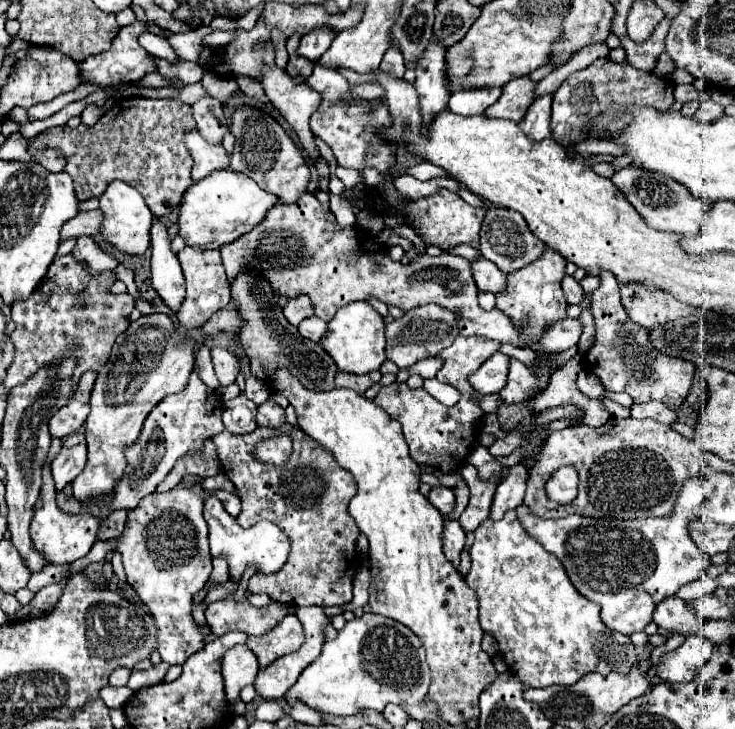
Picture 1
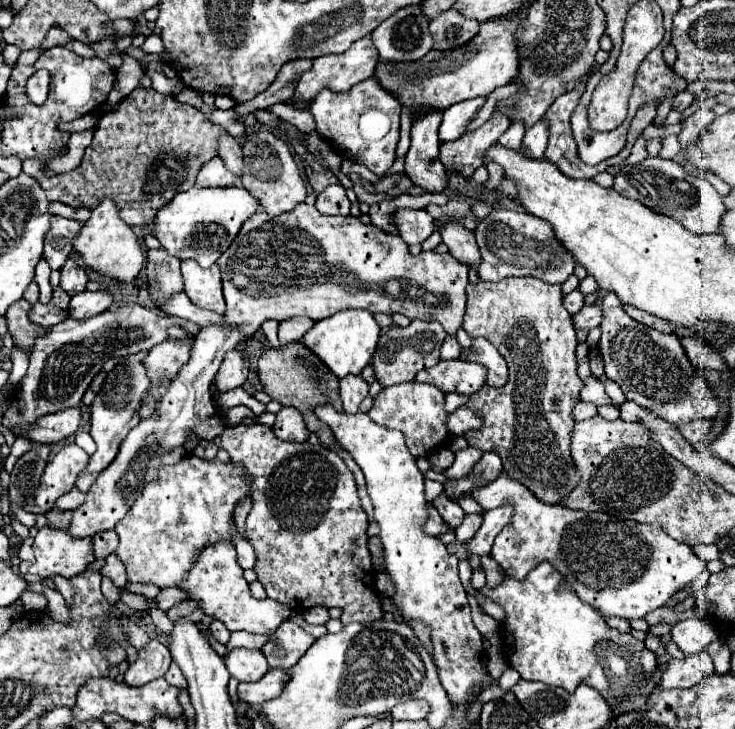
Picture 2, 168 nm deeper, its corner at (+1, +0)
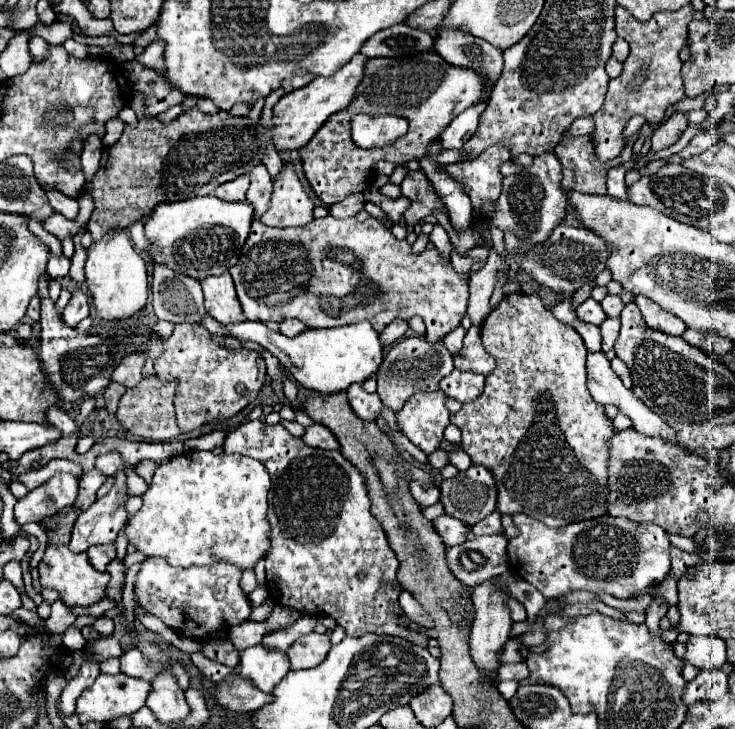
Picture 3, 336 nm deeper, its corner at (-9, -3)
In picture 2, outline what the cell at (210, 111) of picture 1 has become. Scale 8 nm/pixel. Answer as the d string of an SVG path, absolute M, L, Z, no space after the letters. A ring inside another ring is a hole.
M224 135L220 137L220 147L218 147L218 153L220 153L220 159L226 163L228 171L232 171L236 177L242 175L242 145L230 137L230 135Z

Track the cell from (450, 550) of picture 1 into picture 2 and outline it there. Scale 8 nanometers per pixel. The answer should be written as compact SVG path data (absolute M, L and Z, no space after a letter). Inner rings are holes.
M428 503L426 507L428 507L428 519L426 519L424 527L422 527L424 533L426 533L426 535L440 535L440 533L450 531L450 527L446 527L446 523L442 521L442 517L440 517L438 511L434 509L434 505Z

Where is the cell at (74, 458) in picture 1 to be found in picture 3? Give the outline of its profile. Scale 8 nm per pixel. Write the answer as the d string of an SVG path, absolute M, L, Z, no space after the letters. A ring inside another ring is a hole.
M54 474L48 482L30 490L26 498L18 500L14 506L16 522L20 526L26 522L40 522L72 506L78 496L78 480L80 478L74 474Z

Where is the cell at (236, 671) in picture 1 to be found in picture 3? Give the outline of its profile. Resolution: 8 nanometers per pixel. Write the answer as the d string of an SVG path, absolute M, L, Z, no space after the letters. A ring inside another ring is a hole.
M250 646L240 652L240 676L252 680L260 690L272 690L290 670L288 656Z

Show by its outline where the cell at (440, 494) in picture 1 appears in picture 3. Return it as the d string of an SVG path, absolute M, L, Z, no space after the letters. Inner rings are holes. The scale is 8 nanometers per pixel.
M442 514L432 524L434 524L436 532L440 532L440 536L448 548L462 544L466 540L466 534L470 532L470 526L466 526L462 520L456 520L454 516L448 516L448 514Z

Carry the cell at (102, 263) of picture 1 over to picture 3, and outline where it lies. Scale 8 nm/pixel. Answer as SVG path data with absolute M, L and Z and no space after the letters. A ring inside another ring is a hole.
M74 288L70 302L62 312L64 324L78 326L78 322L84 320L88 314L90 314L90 296L82 288Z

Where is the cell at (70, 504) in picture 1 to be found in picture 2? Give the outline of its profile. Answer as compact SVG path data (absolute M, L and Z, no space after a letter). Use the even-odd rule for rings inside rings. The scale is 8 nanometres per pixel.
M52 509L50 513L46 513L48 525L54 529L68 529L70 521L72 521L72 511L60 511L60 509Z

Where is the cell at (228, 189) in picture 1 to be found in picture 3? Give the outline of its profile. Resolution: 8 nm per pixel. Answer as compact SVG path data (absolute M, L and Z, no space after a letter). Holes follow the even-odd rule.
M214 194L198 196L182 202L164 202L146 220L144 230L152 240L154 262L176 268L196 280L212 274L222 274L238 262L240 248L244 246L254 212L246 200L240 204L224 202Z

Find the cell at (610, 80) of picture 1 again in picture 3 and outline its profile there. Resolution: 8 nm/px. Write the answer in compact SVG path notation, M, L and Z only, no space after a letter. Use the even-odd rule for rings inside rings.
M562 136L560 144L554 148L554 154L562 164L562 188L588 194L606 194L608 170L632 158L632 144L636 140L638 136L632 136L618 158L610 162L600 162L588 136Z

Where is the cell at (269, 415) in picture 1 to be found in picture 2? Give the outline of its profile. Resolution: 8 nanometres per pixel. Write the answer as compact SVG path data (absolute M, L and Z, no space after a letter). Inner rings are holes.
M284 407L278 413L278 419L276 419L276 425L272 427L272 431L282 441L304 443L310 437L310 431L302 419L302 413L294 407Z

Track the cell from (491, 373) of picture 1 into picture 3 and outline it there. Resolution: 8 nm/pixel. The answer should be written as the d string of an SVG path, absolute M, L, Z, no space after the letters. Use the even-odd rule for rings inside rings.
M454 368L440 380L440 388L448 398L454 398L458 402L472 402L484 390L484 376L480 376L478 372L464 372Z

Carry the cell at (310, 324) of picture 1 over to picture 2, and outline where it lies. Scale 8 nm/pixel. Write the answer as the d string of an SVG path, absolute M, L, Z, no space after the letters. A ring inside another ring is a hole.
M294 317L294 319L284 319L278 325L278 337L280 343L292 343L292 341L300 341L300 337L314 325L314 321L306 319L306 317Z

